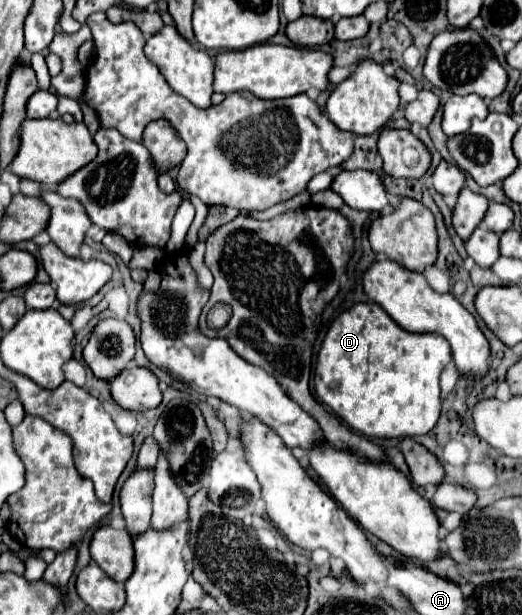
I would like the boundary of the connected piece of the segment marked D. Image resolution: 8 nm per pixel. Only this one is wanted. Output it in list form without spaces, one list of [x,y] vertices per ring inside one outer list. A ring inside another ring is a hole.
[[[357,303],[341,313],[319,351],[315,393],[353,431],[377,439],[427,435],[441,413],[439,375],[451,361],[445,337],[401,329],[377,303]]]

